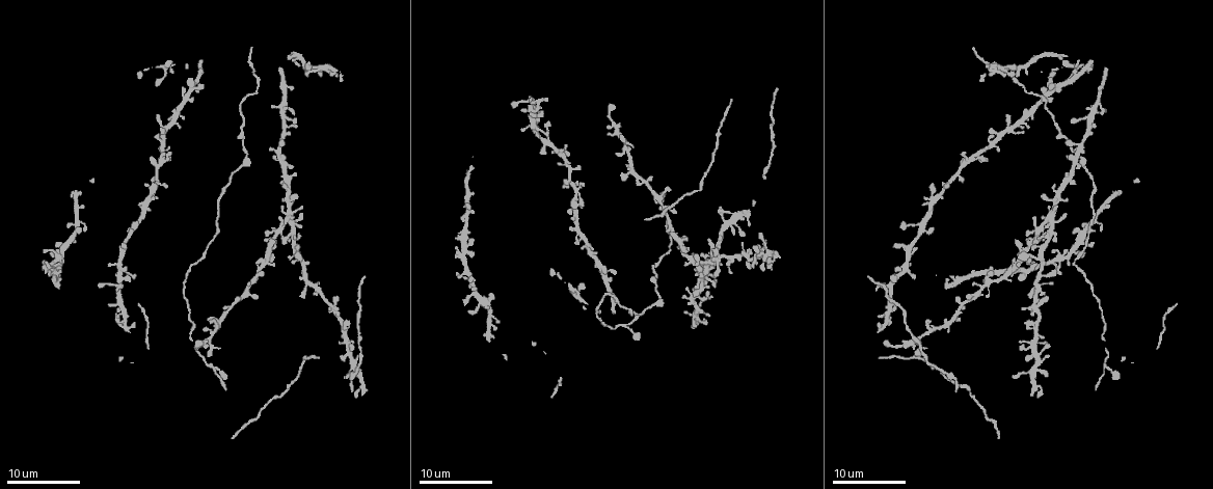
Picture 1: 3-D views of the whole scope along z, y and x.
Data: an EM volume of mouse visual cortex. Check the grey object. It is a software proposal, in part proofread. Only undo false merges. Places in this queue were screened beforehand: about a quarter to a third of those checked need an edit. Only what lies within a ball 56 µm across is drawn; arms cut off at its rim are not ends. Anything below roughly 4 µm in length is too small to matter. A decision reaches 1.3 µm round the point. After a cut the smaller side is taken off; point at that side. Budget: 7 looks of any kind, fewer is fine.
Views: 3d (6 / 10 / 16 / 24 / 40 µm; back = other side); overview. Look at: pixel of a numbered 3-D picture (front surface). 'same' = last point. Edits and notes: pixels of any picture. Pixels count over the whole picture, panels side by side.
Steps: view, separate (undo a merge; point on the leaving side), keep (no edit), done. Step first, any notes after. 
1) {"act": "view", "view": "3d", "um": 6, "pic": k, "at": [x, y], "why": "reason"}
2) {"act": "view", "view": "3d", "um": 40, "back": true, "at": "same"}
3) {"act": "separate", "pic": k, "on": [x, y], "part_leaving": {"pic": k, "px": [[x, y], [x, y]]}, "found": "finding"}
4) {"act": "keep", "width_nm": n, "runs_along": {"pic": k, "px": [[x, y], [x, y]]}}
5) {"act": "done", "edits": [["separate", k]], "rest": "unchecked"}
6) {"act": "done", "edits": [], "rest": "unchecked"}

{"act": "view", "view": "3d", "um": 10, "pic": 1, "at": [245, 151]}

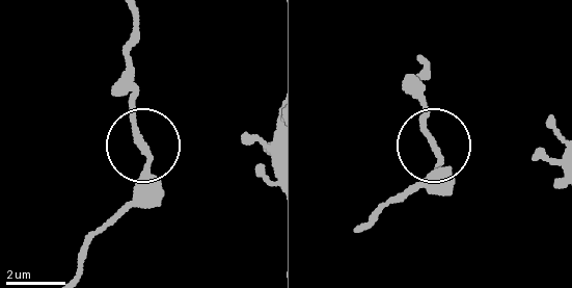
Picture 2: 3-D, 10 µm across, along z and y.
{"act": "keep", "found": "one neuron here"}

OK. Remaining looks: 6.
{"act": "view", "view": "3d", "um": 16, "pic": 1, "at": [690, 302], "why": "four arms meet"}

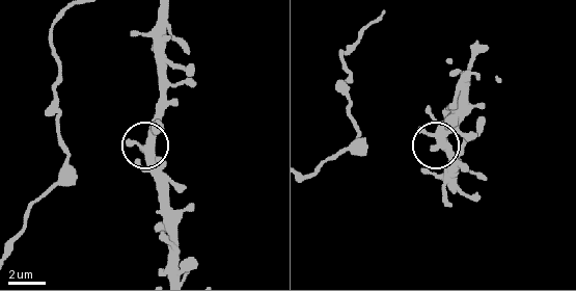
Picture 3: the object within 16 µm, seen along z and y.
{"act": "keep", "found": "all the same neuron"}

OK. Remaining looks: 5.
{"act": "view", "view": "3d", "um": 10, "pic": 1, "at": [627, 151], "why": "four arms meet"}

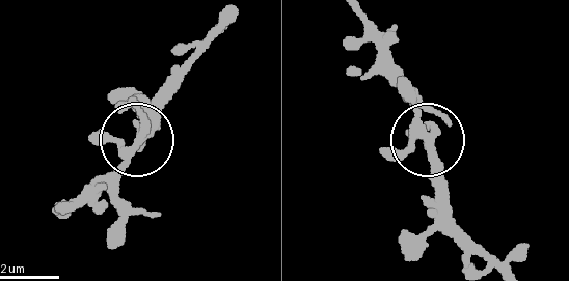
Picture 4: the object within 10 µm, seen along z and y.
{"act": "view", "view": "3d", "um": 6, "pic": 4, "at": [138, 134], "why": "closer look"}

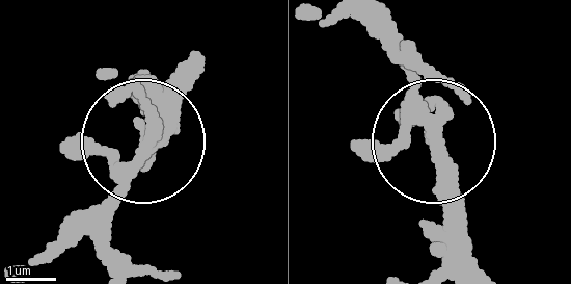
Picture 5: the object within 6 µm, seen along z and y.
{"act": "keep", "width_nm": 280, "runs_along": {"pic": 5, "px": [[188, 79], [105, 211]]}, "found": "continuous, no second neuron"}

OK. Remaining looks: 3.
{"act": "done", "edits": [], "rest": "unchecked"}

